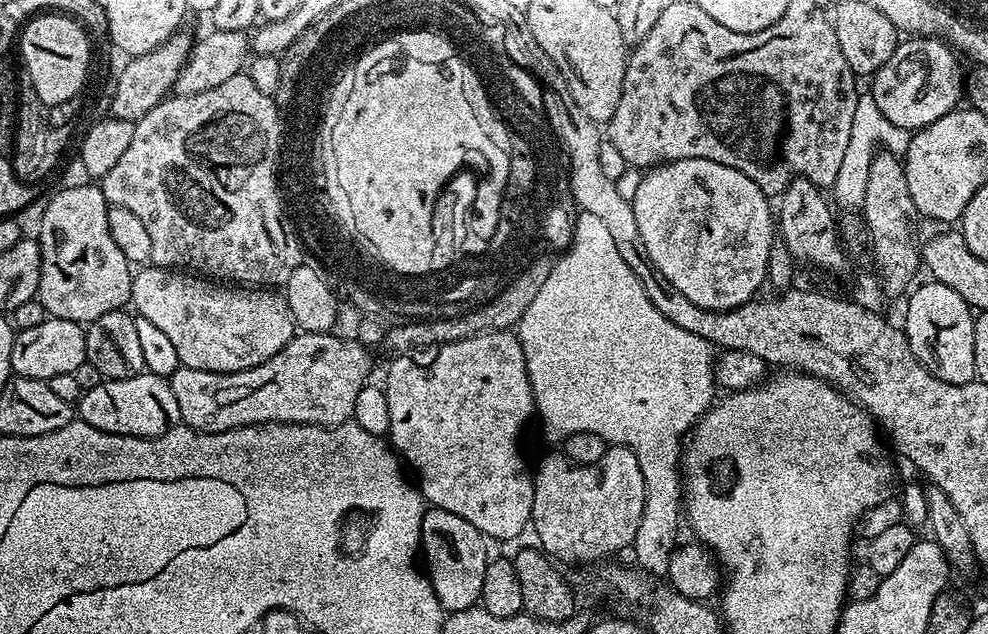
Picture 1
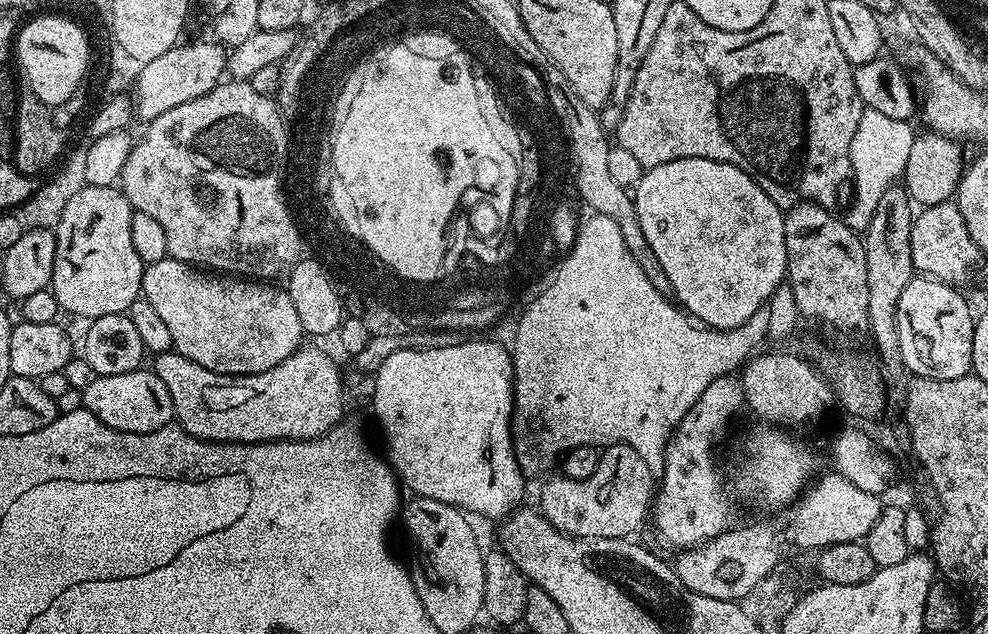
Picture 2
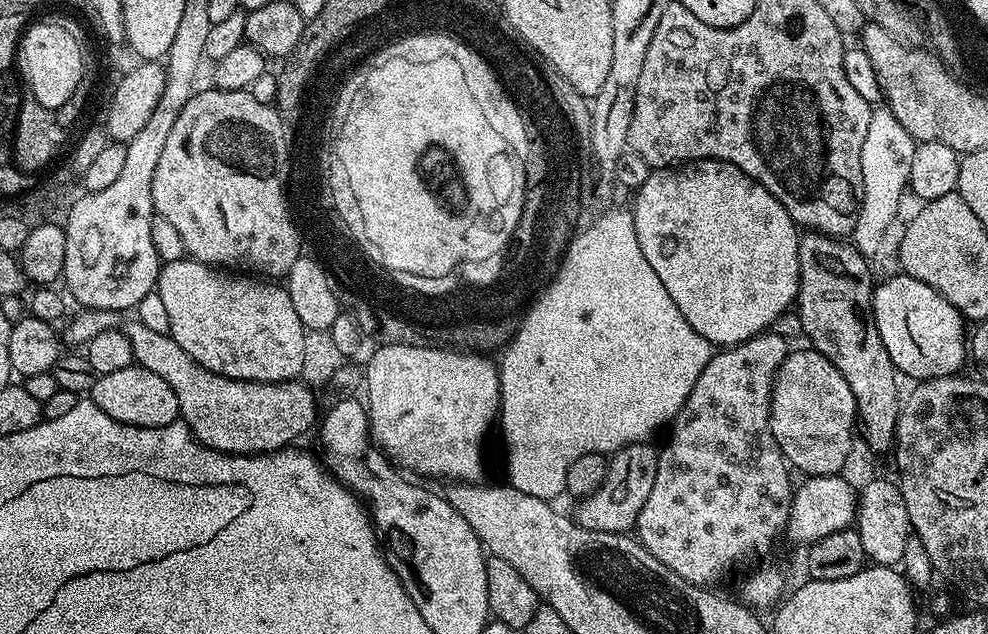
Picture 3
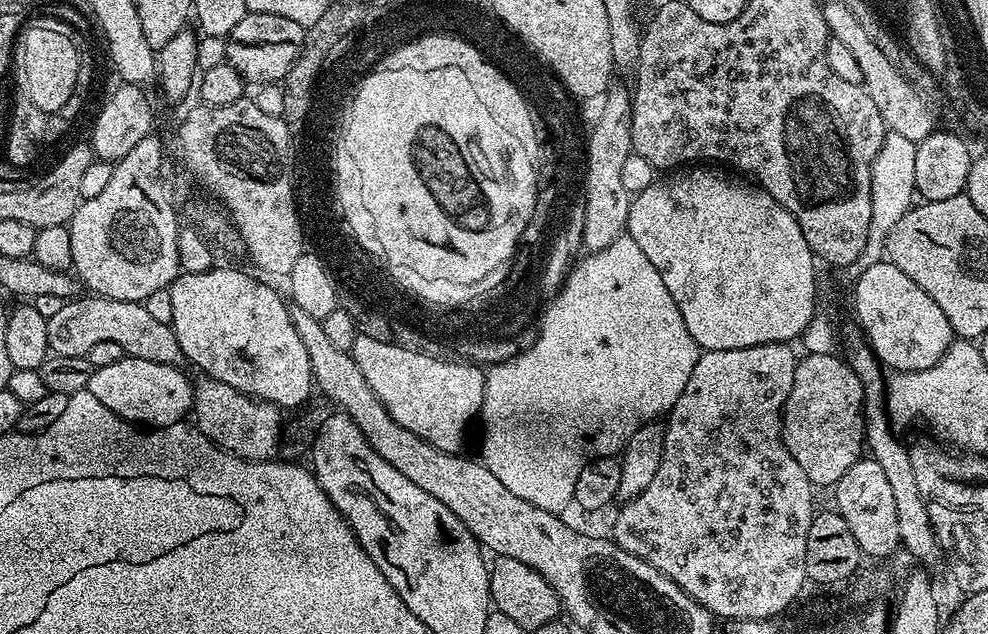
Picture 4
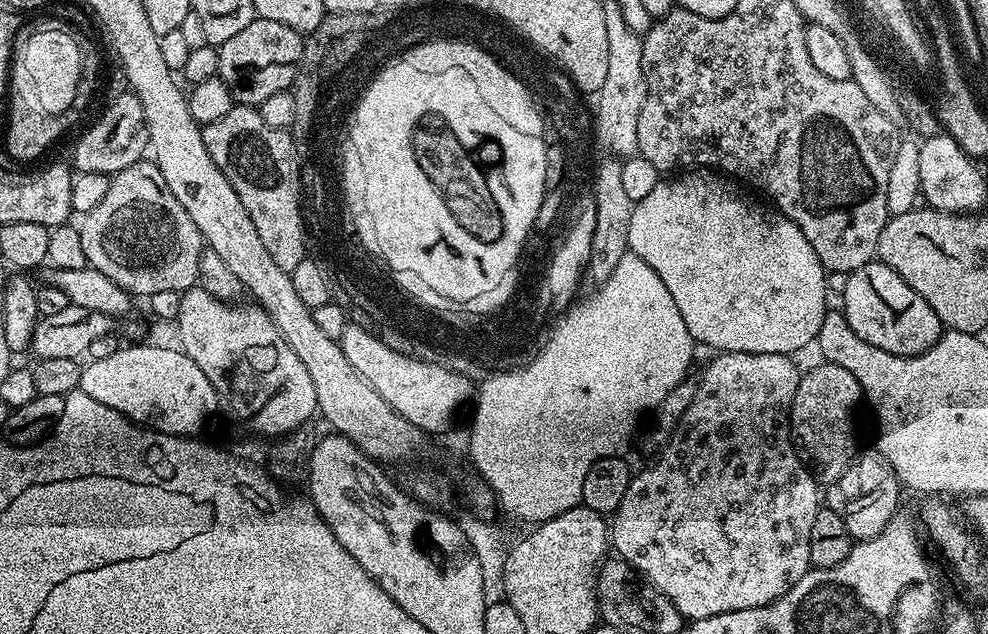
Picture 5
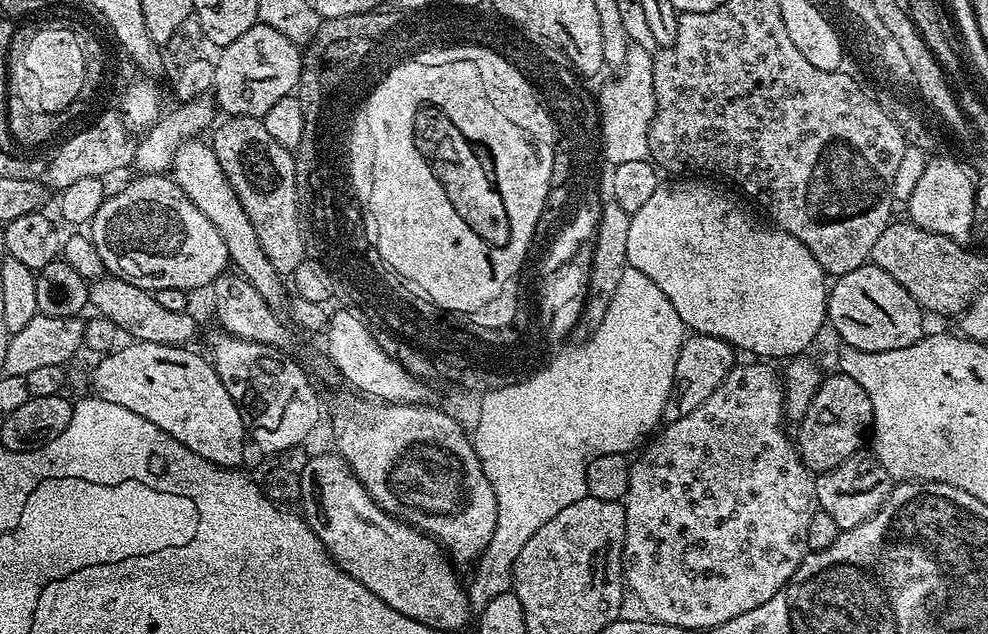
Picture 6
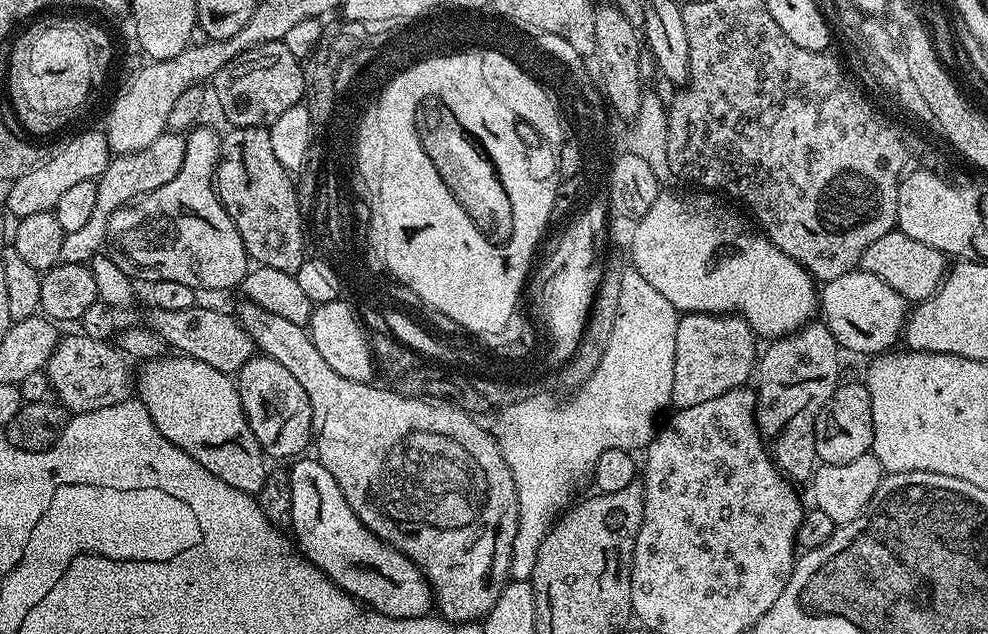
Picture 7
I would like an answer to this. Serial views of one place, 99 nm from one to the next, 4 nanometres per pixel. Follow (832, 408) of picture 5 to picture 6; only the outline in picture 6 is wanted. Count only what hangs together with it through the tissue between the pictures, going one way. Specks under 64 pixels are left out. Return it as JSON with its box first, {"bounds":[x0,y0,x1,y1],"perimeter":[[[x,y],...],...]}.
{"bounds":[794,374,872,473],"perimeter":[[[843,374],[825,375],[812,401],[806,405],[800,420],[800,433],[794,443],[801,460],[813,473],[829,472],[857,455],[860,443],[865,443],[872,426],[870,398],[854,378]]]}

